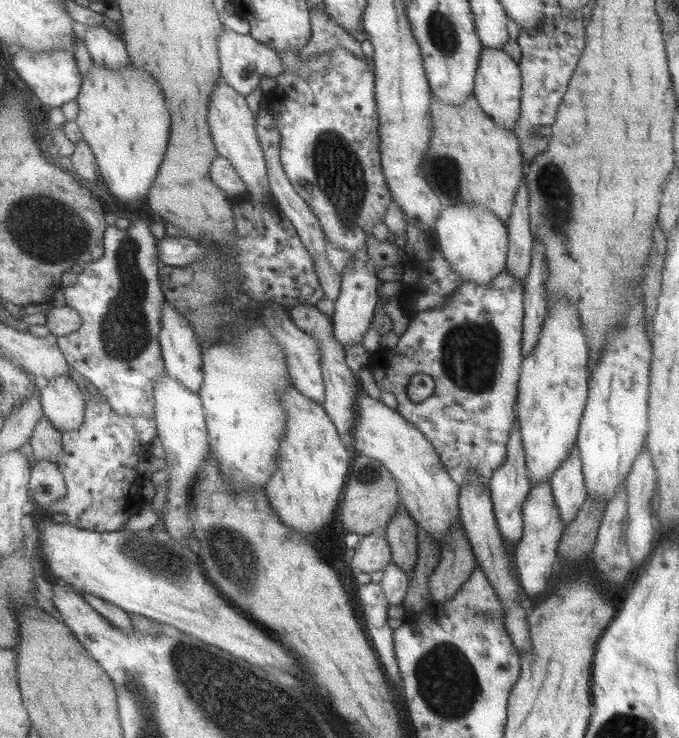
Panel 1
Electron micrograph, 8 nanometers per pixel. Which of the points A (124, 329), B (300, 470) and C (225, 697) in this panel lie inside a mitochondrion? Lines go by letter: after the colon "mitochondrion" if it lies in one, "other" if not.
A: mitochondrion
B: other
C: mitochondrion

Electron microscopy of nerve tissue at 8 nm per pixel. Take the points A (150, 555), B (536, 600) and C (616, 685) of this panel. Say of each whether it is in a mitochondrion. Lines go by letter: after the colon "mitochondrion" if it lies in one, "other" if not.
A: mitochondrion
B: other
C: other

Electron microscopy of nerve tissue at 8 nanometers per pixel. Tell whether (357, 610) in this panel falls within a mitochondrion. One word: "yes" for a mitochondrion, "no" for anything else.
no

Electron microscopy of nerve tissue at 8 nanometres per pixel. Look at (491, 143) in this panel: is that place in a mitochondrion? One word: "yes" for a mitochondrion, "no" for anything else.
no

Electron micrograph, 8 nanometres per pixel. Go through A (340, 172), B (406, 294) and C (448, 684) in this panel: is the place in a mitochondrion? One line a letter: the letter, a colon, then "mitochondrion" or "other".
A: mitochondrion
B: other
C: mitochondrion

